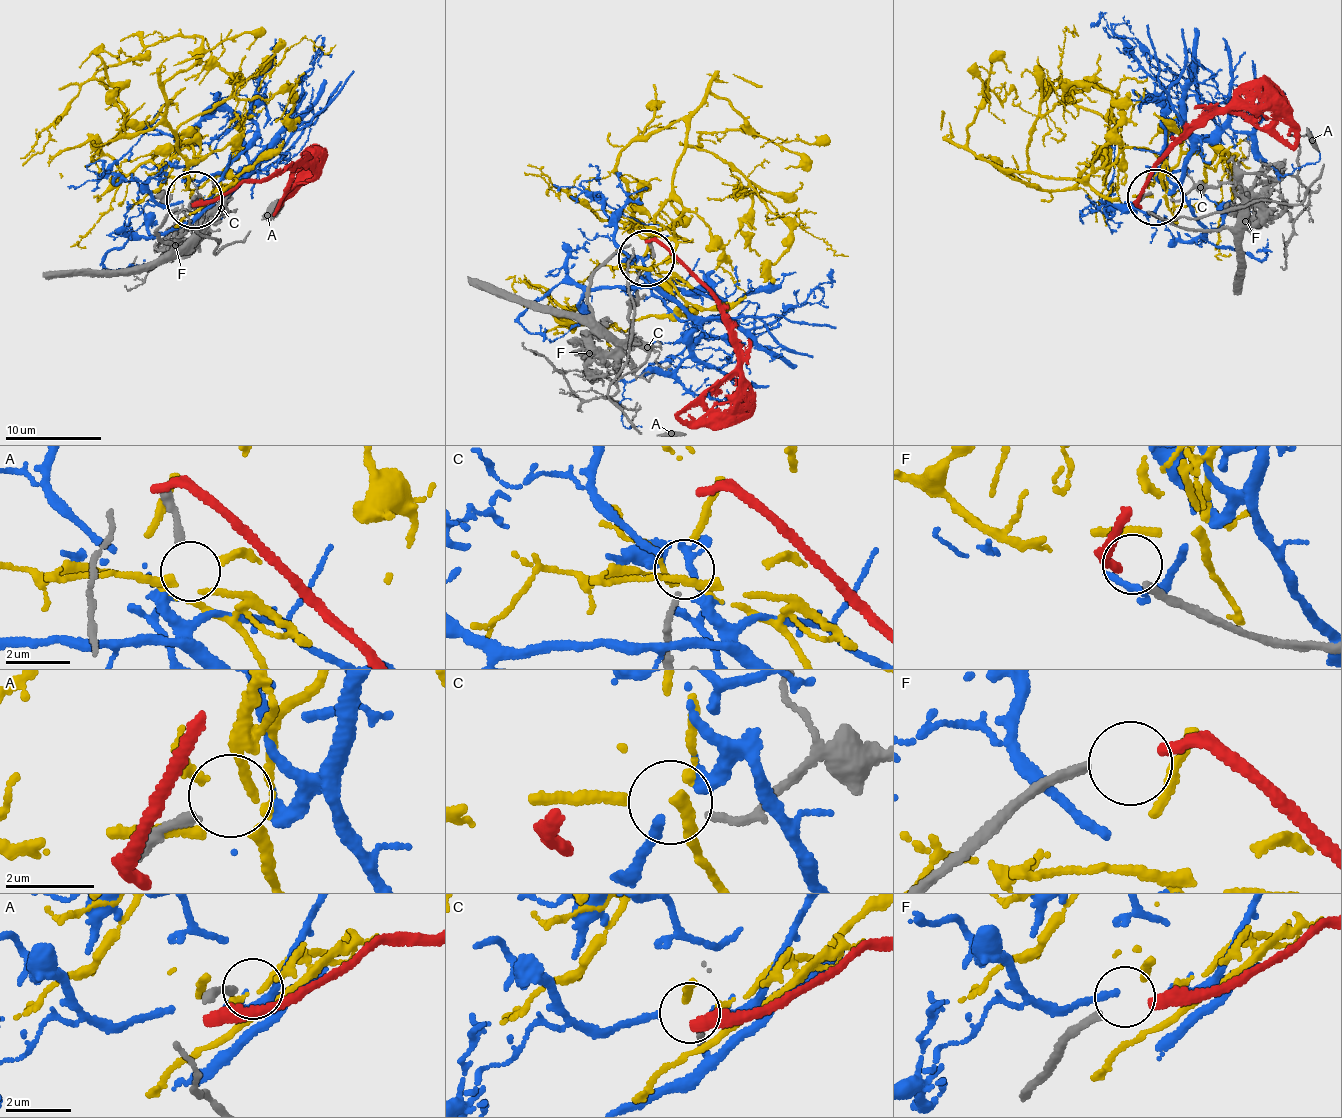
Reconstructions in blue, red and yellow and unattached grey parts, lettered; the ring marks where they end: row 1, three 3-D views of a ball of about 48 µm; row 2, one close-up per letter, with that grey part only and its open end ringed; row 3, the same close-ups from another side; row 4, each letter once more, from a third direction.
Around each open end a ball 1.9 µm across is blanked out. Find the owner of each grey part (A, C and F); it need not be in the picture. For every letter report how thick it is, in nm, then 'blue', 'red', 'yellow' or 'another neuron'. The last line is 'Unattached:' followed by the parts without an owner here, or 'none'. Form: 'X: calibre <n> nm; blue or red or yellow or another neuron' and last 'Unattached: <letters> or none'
A: calibre 190 nm; another neuron
C: calibre 160 nm; yellow
F: calibre 220 nm; red
Unattached: A

